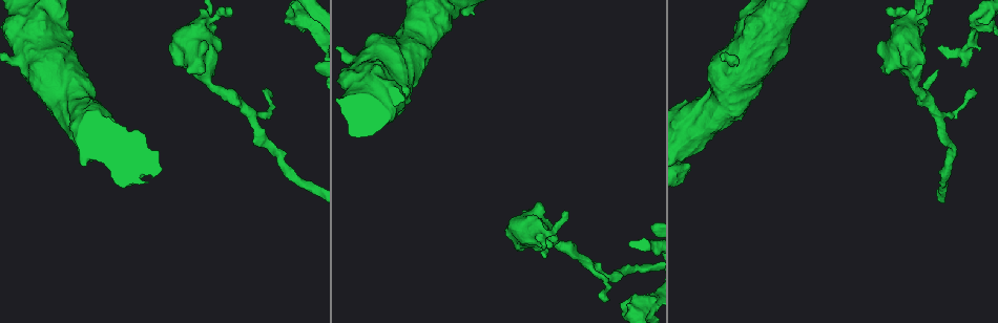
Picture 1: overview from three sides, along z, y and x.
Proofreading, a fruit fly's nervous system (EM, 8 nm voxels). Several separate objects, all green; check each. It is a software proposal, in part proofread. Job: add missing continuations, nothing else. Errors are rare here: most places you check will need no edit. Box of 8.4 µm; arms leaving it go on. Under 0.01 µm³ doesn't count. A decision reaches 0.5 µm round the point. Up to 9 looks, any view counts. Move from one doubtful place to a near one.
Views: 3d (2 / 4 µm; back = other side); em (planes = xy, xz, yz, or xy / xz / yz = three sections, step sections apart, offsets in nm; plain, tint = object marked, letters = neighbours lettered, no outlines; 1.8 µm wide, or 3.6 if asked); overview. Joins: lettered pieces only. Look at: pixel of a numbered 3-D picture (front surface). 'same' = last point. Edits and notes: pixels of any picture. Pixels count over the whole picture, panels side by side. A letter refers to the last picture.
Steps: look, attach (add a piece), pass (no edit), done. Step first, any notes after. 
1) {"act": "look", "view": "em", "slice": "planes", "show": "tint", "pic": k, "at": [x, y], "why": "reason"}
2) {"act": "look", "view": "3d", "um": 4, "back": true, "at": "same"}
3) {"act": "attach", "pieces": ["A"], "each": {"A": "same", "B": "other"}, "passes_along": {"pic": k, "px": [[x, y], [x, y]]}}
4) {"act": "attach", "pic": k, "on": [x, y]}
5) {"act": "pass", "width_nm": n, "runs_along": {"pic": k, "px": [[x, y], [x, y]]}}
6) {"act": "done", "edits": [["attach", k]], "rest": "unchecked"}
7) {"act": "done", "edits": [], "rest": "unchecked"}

{"act": "look", "view": "em", "slice": "planes", "show": "letters", "pic": 1, "at": [640, 308], "why": "calibre changes"}

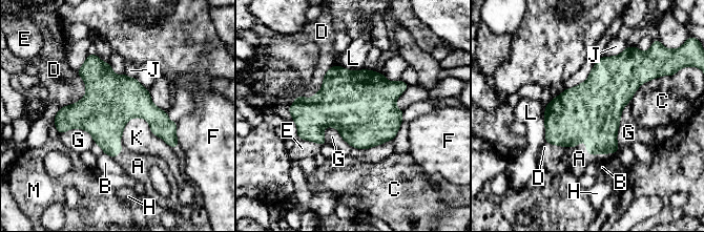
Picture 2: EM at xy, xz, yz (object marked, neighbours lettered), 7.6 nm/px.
{"act": "attach", "pieces": ["A"], "each": {"A": "same", "B": "other", "C": "other", "D": "other", "E": "other", "F": "other", "G": "other", "H": "other", "J": "other", "K": "other", "L": "other", "M": "other"}, "passes_along": {"pic": 2, "px": [[568, 123], [586, 150], [579, 159]]}, "found": "the neuron continues"}

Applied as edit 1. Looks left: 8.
{"act": "look", "view": "em", "slice": "planes", "show": "tint", "pic": 1, "at": [940, 119], "why": "two arms in line, one across"}

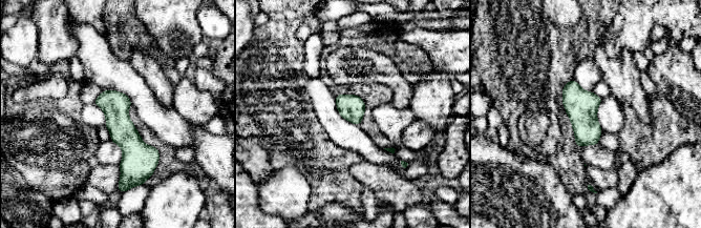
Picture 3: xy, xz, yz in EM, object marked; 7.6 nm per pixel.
{"act": "look", "view": "em", "slice": "planes", "show": "letters", "at": "same", "why": "what lies round it"}

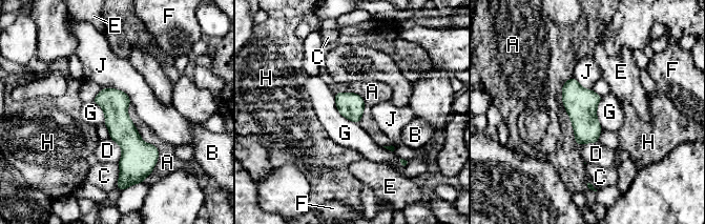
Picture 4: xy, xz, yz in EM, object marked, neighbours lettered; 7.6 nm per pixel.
{"act": "pass", "each": {"A": "other", "B": "other", "C": "other", "D": "other", "E": "other", "F": "other", "G": "other", "H": "other", "J": "other"}, "border": {"pic": 4, "px": [[333, 94], [336, 109], [357, 124]]}, "found": "no lettered piece goes on from it"}

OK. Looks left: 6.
{"act": "look", "view": "em", "um": 3.6, "slice": "planes", "show": "letters", "pic": 1, "at": [877, 52], "why": "stops while still wide"}

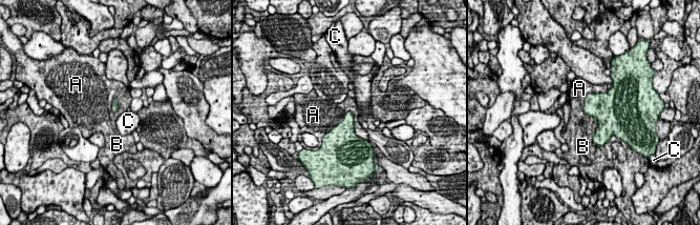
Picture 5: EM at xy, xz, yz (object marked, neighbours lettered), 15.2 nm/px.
{"act": "pass", "each": {"A": "other", "B": "other", "C": "other"}, "found": "none of them fits"}

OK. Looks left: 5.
{"act": "look", "view": "overview", "why": "redraw"}

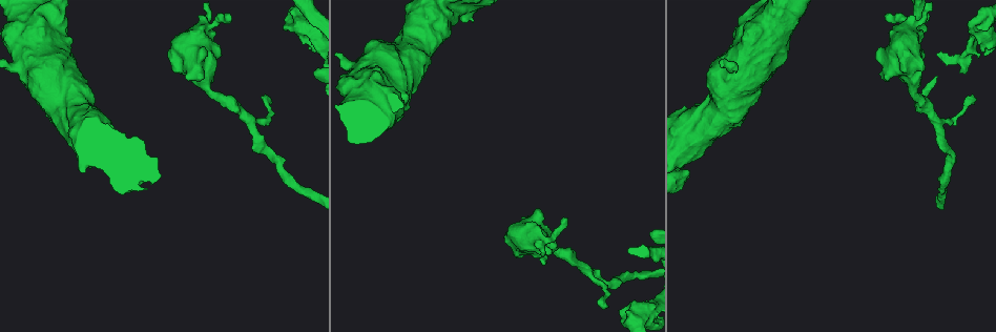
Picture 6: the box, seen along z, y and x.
{"act": "look", "view": "em", "um": 3.6, "slice": "planes", "show": "plain", "pic": 6, "at": [406, 108], "why": "branch stops here"}

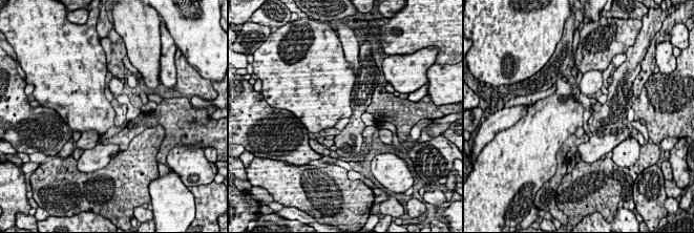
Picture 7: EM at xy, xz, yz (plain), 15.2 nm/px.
{"act": "look", "view": "em", "um": 3.6, "slice": "planes", "show": "tint", "at": "same", "why": "where the object lies"}

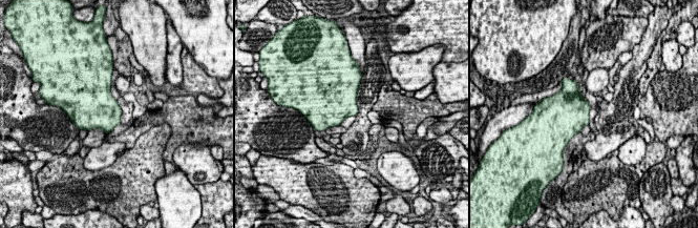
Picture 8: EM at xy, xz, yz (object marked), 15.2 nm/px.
{"act": "look", "view": "em", "um": 3.6, "slice": "planes", "show": "letters", "at": "same"}

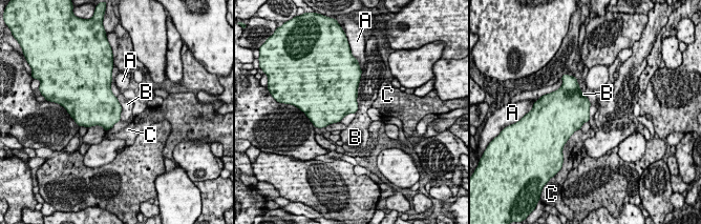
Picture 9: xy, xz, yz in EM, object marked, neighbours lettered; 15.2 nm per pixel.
{"act": "pass", "each": {"A": "other", "B": "other", "C": "other"}, "found": "none of them fits"}

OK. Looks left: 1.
{"act": "done", "edits": [["attach", 2]], "rest": "unchecked"}

